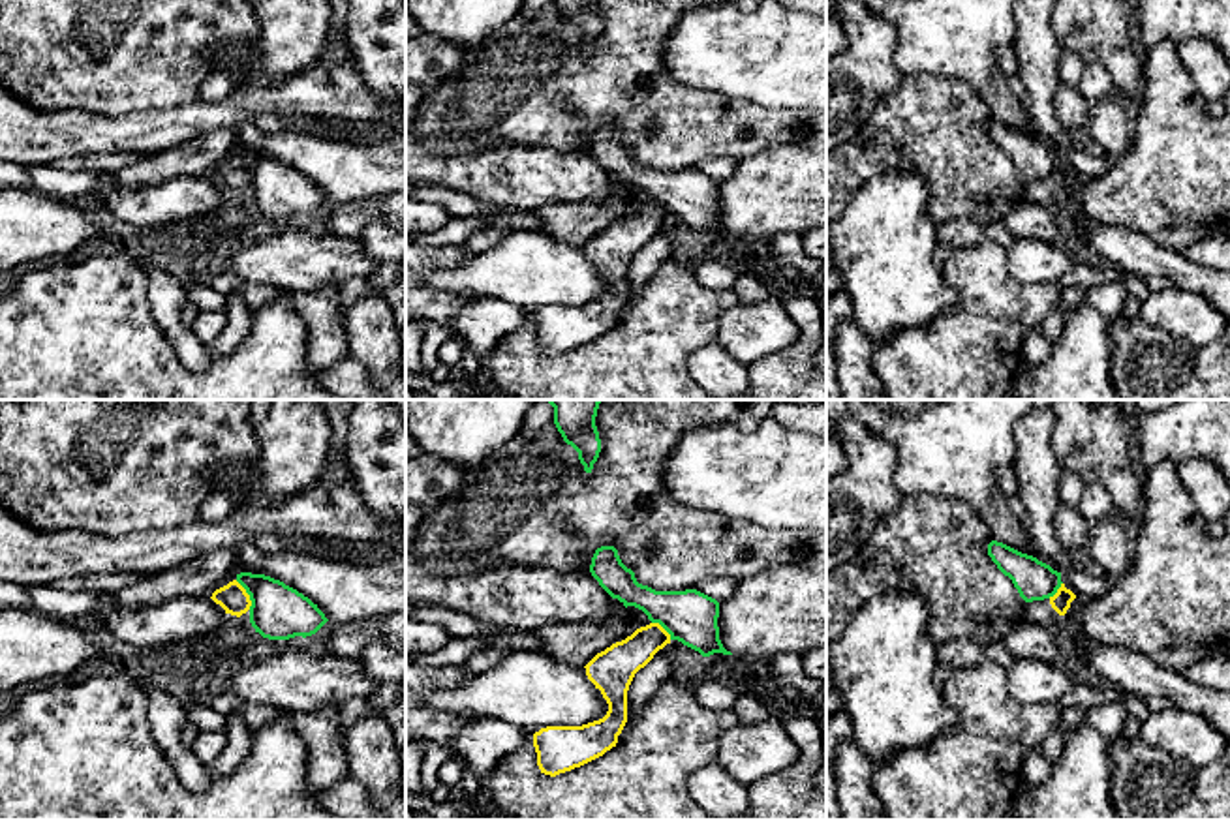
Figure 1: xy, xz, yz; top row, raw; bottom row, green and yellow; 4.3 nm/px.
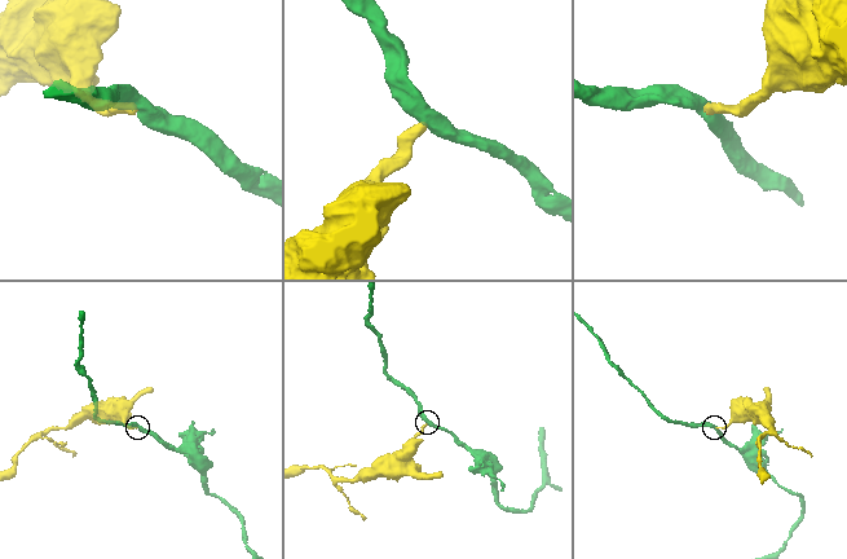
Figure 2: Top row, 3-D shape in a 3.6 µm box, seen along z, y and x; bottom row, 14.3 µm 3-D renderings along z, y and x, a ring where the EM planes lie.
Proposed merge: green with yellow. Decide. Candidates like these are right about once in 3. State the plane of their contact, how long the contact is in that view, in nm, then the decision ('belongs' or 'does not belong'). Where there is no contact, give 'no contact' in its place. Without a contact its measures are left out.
xy | 140 nm | does not belong

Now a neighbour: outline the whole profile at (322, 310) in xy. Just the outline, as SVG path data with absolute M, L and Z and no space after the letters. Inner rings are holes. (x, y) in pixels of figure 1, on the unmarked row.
M242 283L237 293L250 313L263 310L285 295L308 328L306 360L312 372L334 368L349 357L346 313L340 302L340 287L321 287L314 293L287 293L270 283Z

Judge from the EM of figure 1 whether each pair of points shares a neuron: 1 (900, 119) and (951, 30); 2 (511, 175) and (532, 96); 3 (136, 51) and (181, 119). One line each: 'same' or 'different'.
1: different
2: different
3: different

